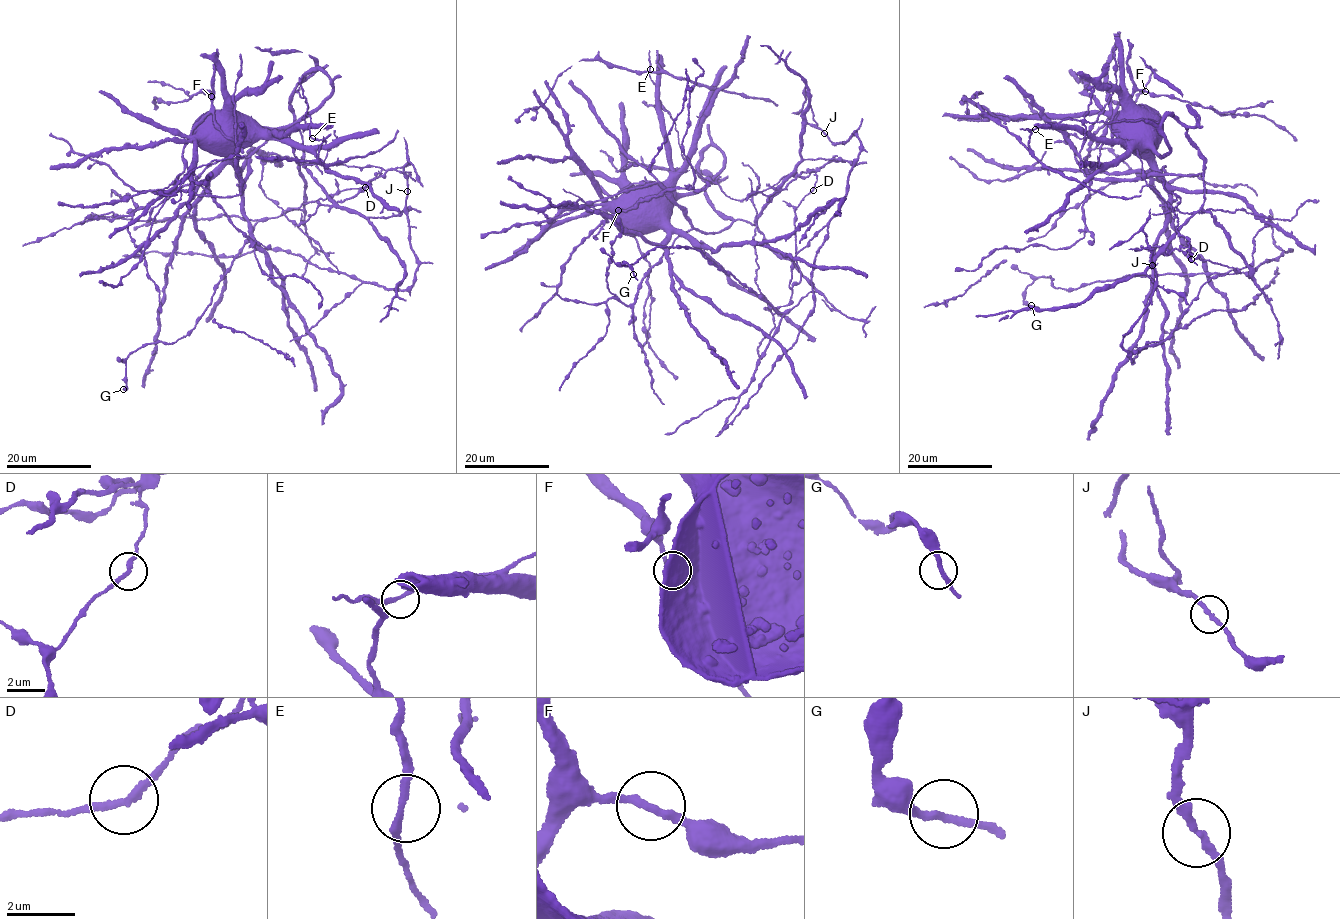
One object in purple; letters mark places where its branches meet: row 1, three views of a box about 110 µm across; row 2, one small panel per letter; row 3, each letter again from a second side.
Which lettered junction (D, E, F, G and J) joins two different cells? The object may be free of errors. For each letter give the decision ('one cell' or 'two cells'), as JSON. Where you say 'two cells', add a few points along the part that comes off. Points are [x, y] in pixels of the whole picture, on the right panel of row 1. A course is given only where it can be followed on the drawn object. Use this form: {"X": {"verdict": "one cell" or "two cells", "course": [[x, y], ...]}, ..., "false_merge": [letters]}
{"D": {"verdict": "two cells", "course": [[1190, 259], [1189, 240], [1175, 229], [1174, 210], [1188, 213], [1243, 209], [1290, 220], [1305, 201], [1319, 200]]}, "E": {"verdict": "one cell"}, "F": {"verdict": "one cell"}, "G": {"verdict": "one cell"}, "J": {"verdict": "one cell"}, "false_merge": ["D"]}

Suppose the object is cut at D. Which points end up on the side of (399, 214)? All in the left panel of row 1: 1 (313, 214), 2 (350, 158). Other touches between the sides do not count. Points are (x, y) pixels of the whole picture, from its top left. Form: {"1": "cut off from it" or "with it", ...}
{"1": "cut off from it", "2": "with it"}

